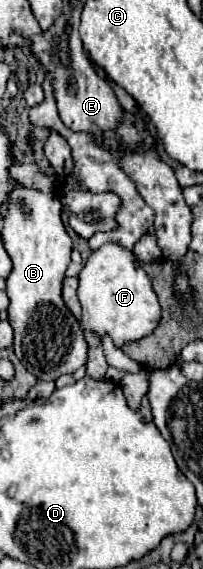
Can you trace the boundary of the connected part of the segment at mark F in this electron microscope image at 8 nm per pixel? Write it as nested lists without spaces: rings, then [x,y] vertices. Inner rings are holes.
[[[109,242],[93,250],[79,272],[79,302],[83,306],[83,328],[93,330],[99,336],[109,334],[115,346],[139,340],[157,328],[161,318],[161,306],[151,286],[147,272],[141,268],[139,258],[121,244]]]

